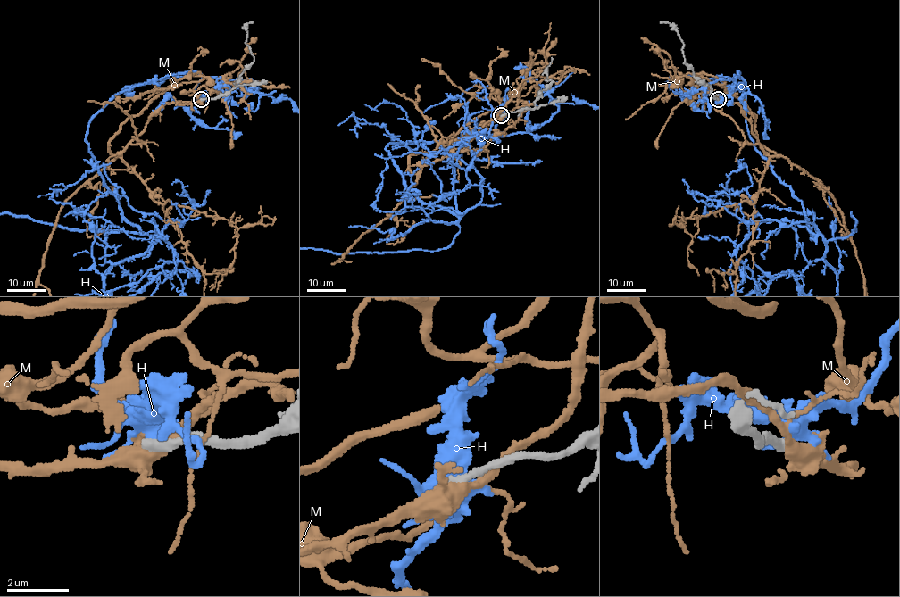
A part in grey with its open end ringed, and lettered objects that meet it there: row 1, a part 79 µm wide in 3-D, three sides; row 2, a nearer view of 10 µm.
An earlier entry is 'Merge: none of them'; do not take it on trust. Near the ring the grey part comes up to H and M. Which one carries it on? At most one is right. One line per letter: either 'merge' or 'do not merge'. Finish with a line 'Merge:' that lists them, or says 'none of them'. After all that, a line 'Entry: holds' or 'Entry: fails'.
H: do not merge
M: do not merge
Merge: none of them
Entry: holds

